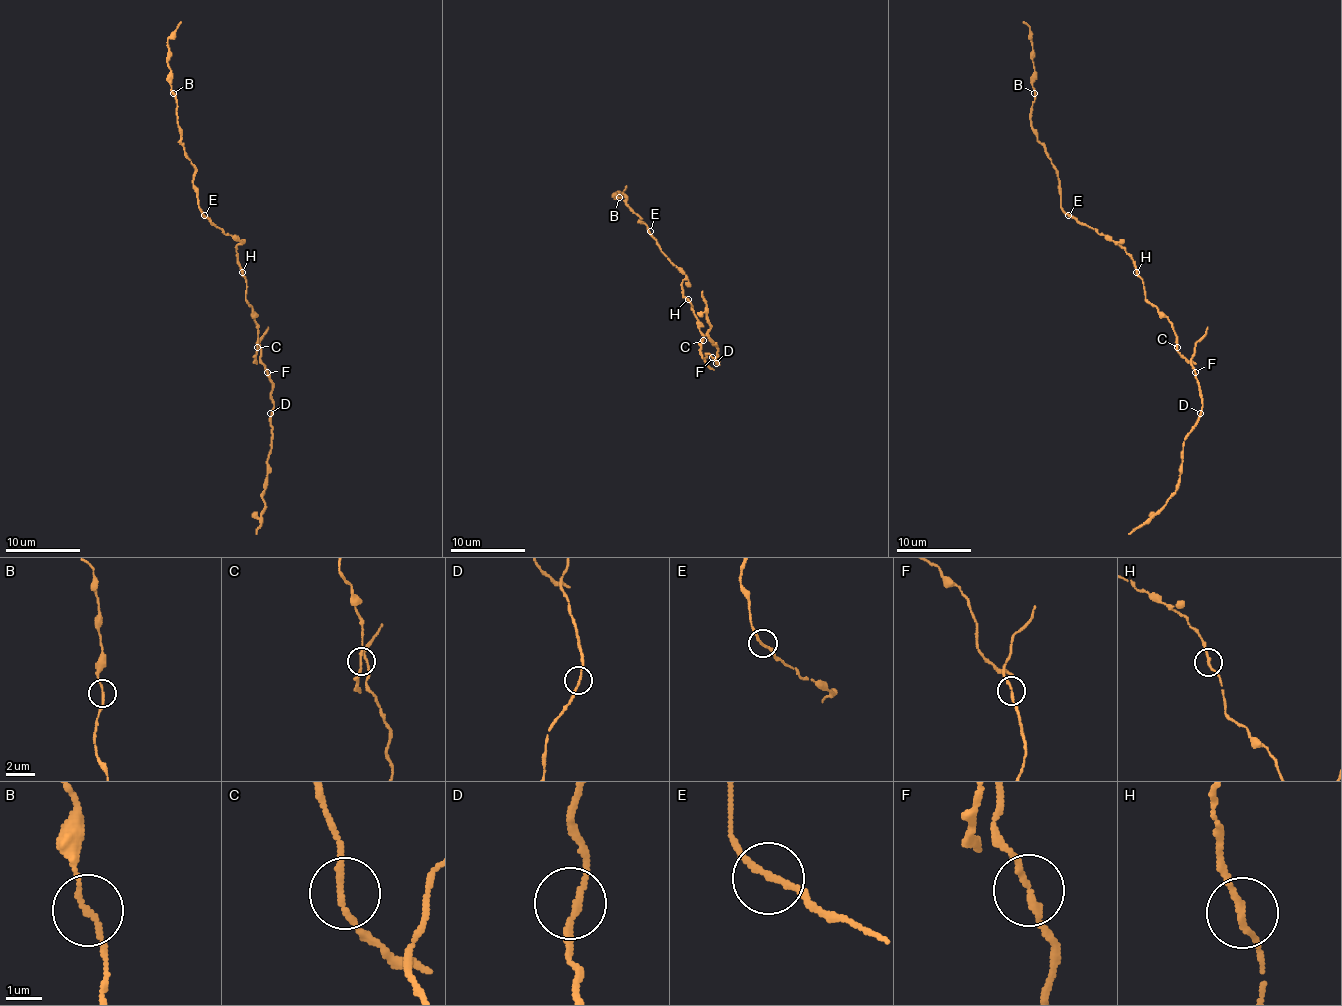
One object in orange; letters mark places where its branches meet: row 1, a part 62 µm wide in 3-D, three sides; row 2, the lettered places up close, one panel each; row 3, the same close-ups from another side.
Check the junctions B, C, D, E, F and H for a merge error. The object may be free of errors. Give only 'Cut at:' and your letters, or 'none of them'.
Cut at: none of them

